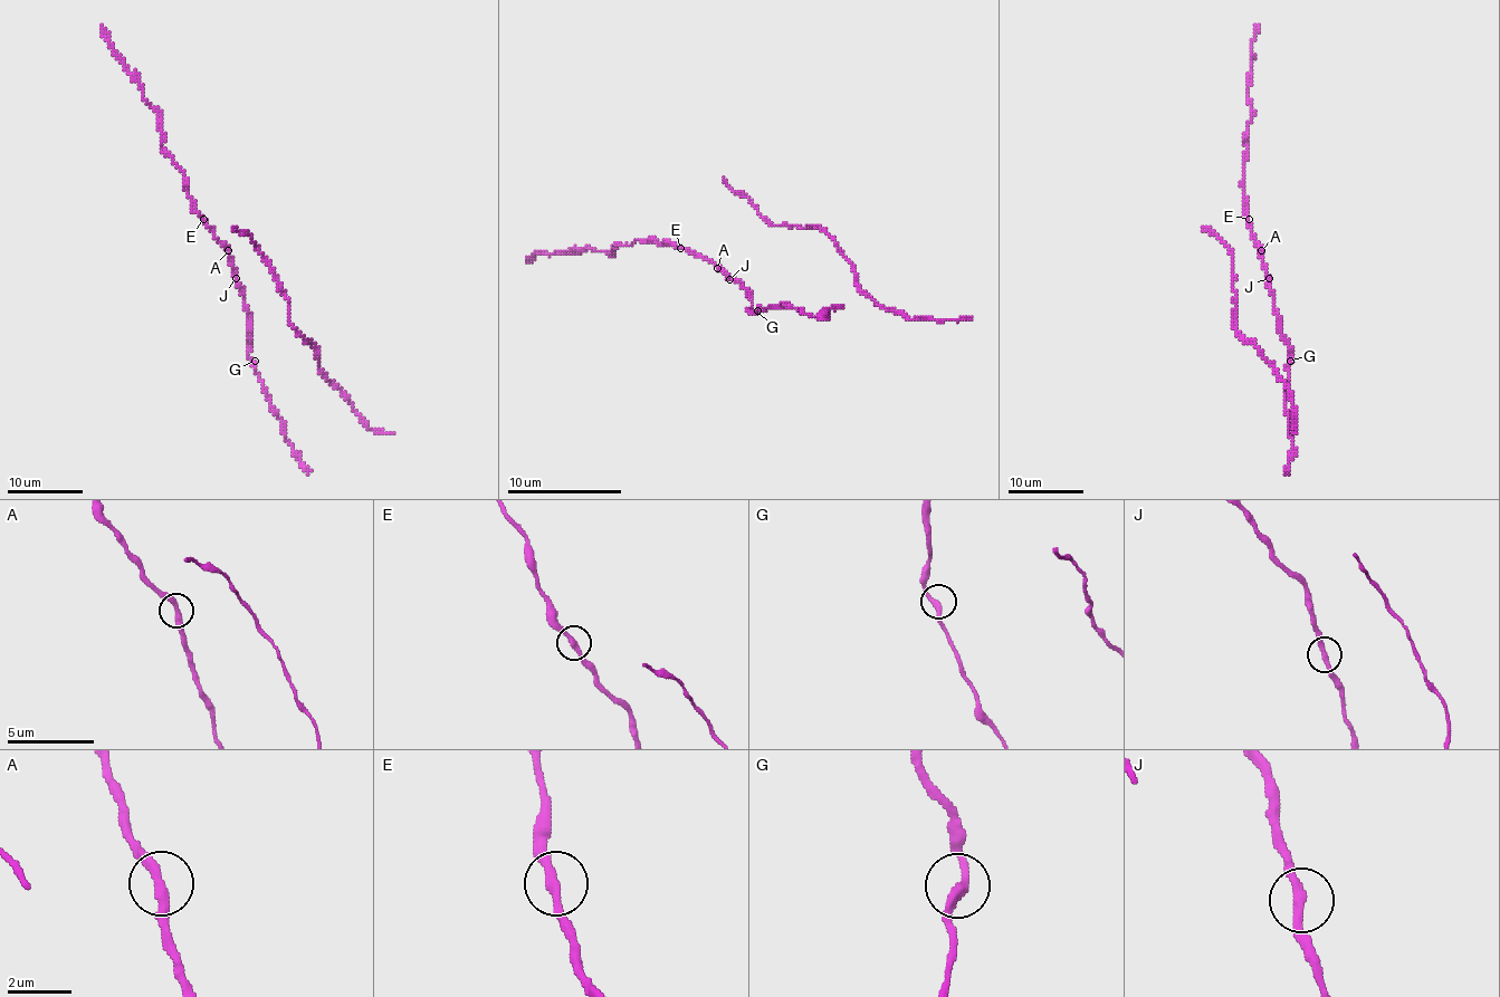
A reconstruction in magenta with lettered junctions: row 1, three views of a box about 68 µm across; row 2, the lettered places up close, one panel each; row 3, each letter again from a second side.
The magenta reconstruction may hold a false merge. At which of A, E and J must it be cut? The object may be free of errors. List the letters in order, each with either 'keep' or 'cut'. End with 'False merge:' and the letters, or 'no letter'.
A: keep
E: keep
J: keep
False merge: no letter

